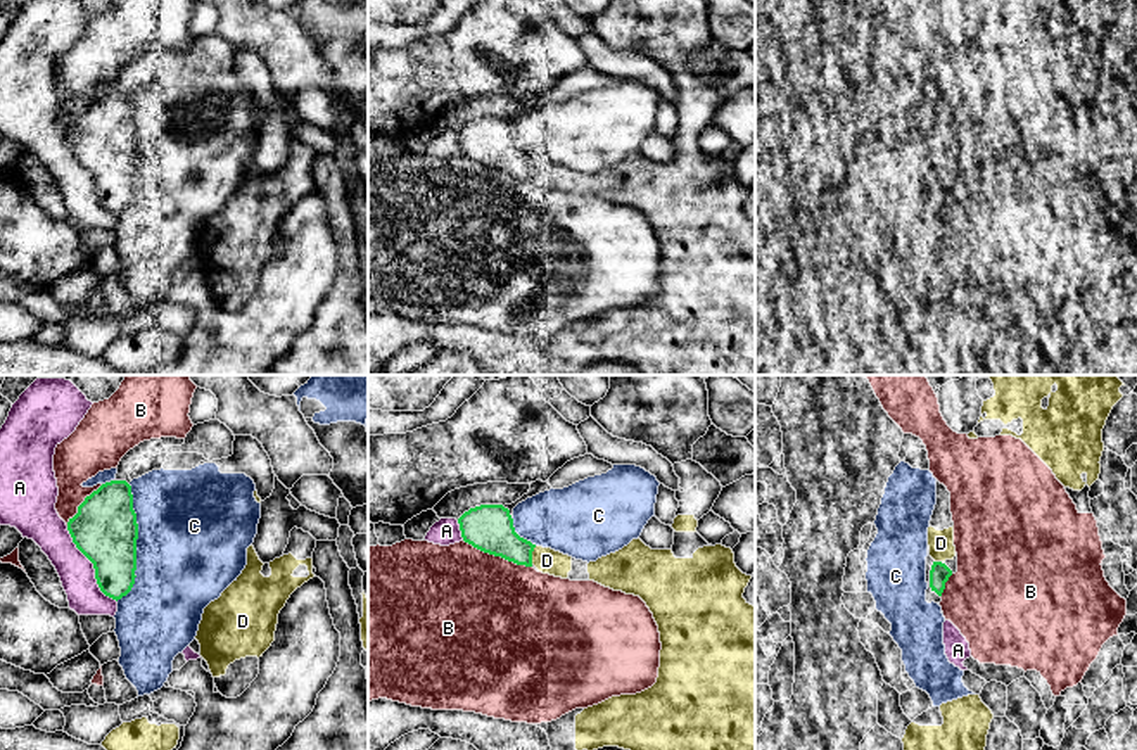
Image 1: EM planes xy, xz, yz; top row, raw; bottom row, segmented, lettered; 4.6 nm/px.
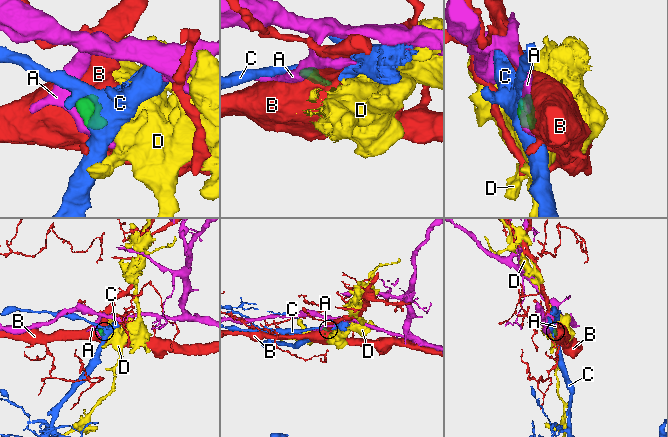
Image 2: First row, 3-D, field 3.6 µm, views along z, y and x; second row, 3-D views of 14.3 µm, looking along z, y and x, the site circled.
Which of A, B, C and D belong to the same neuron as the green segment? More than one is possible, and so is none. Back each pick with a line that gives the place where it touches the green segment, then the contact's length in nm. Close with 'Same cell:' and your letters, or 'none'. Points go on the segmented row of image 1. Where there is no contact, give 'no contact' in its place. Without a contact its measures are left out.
D: meets green in xz at (531, 555); contact 90 nm long
Same cell: D

